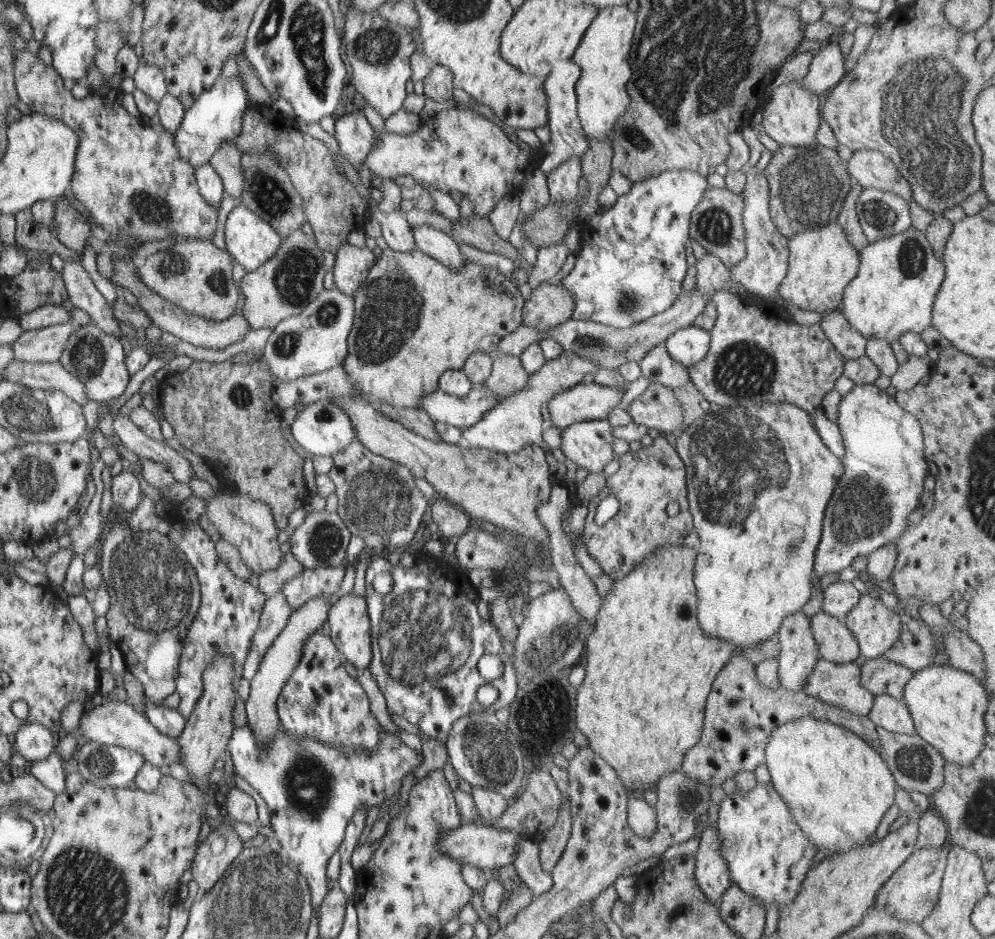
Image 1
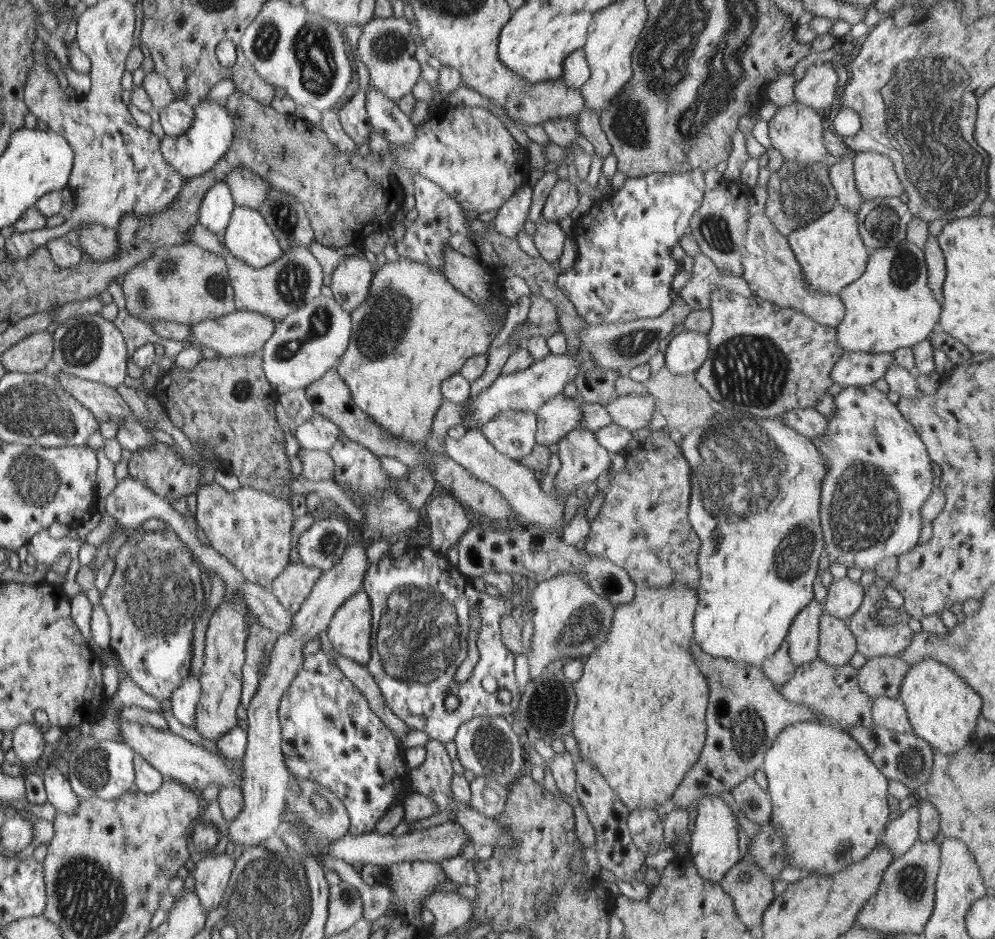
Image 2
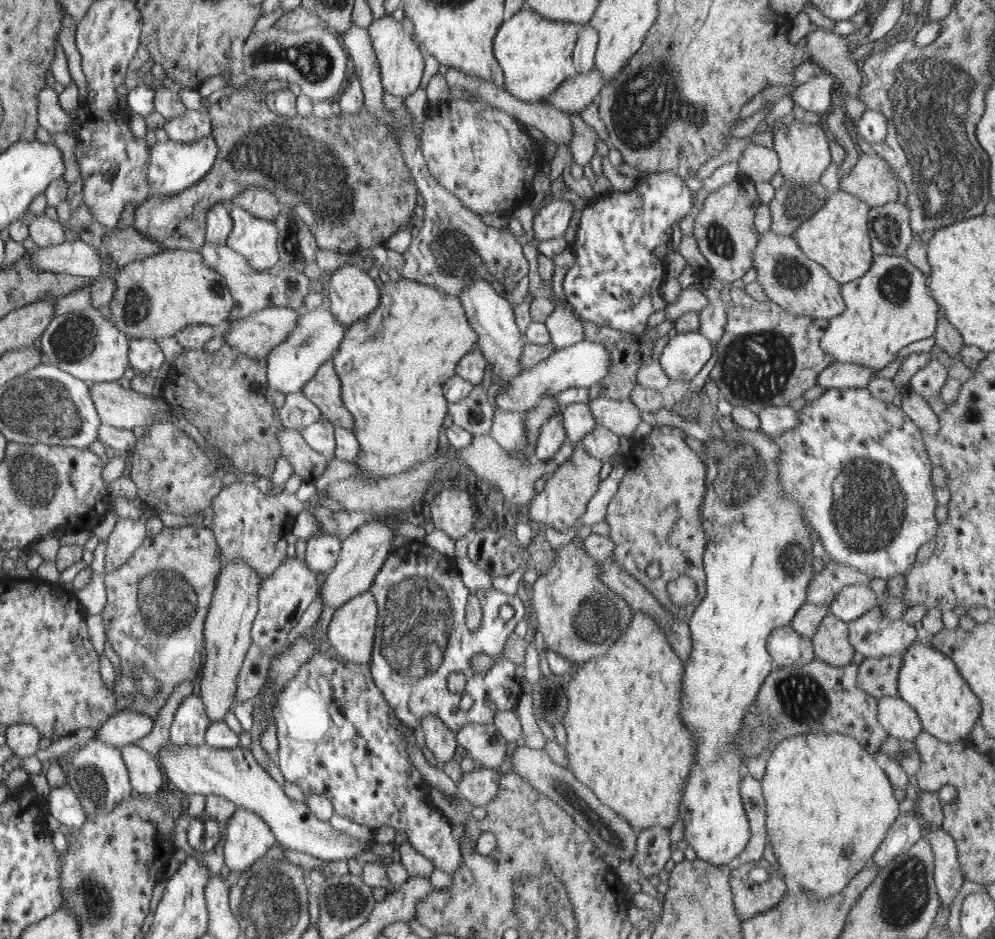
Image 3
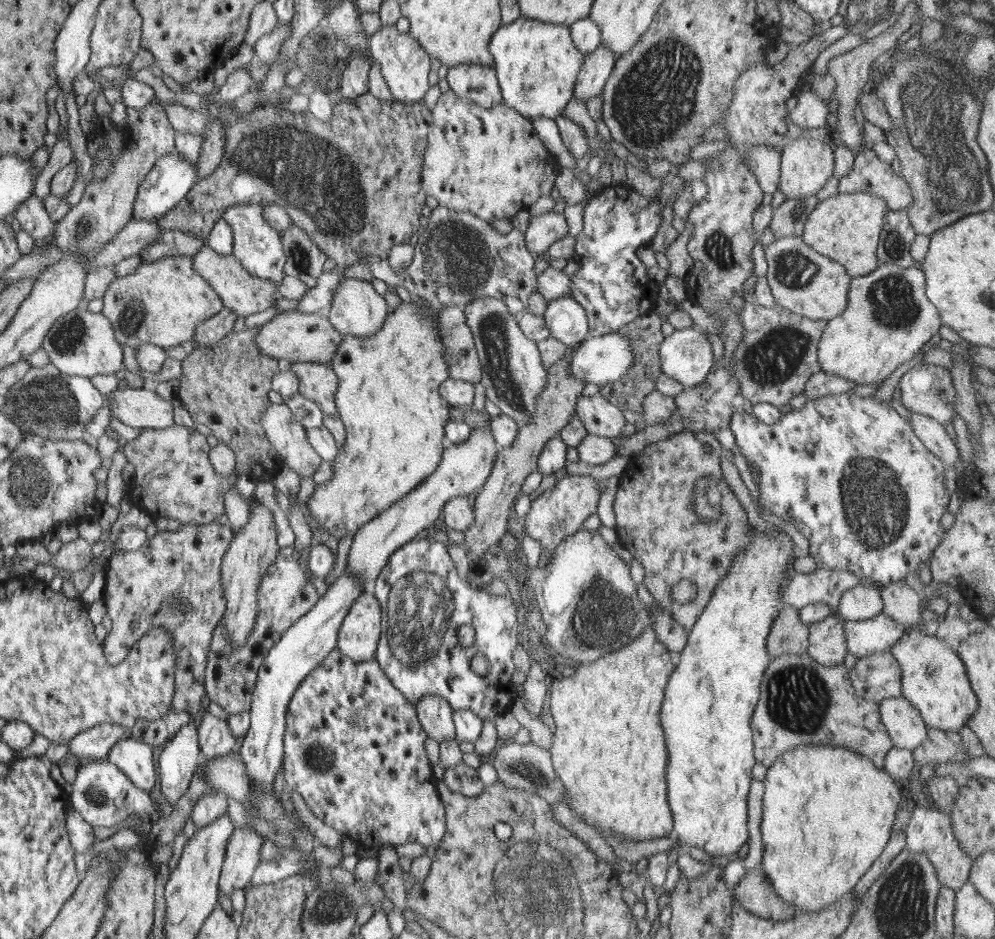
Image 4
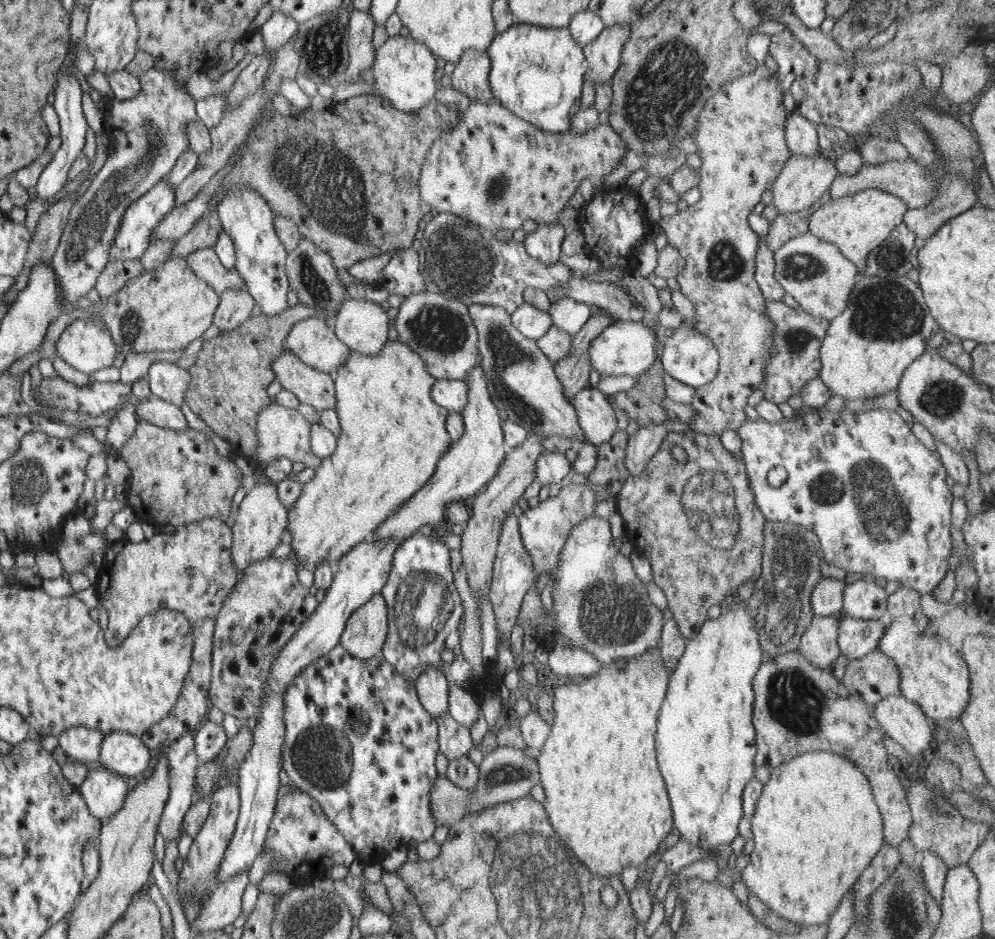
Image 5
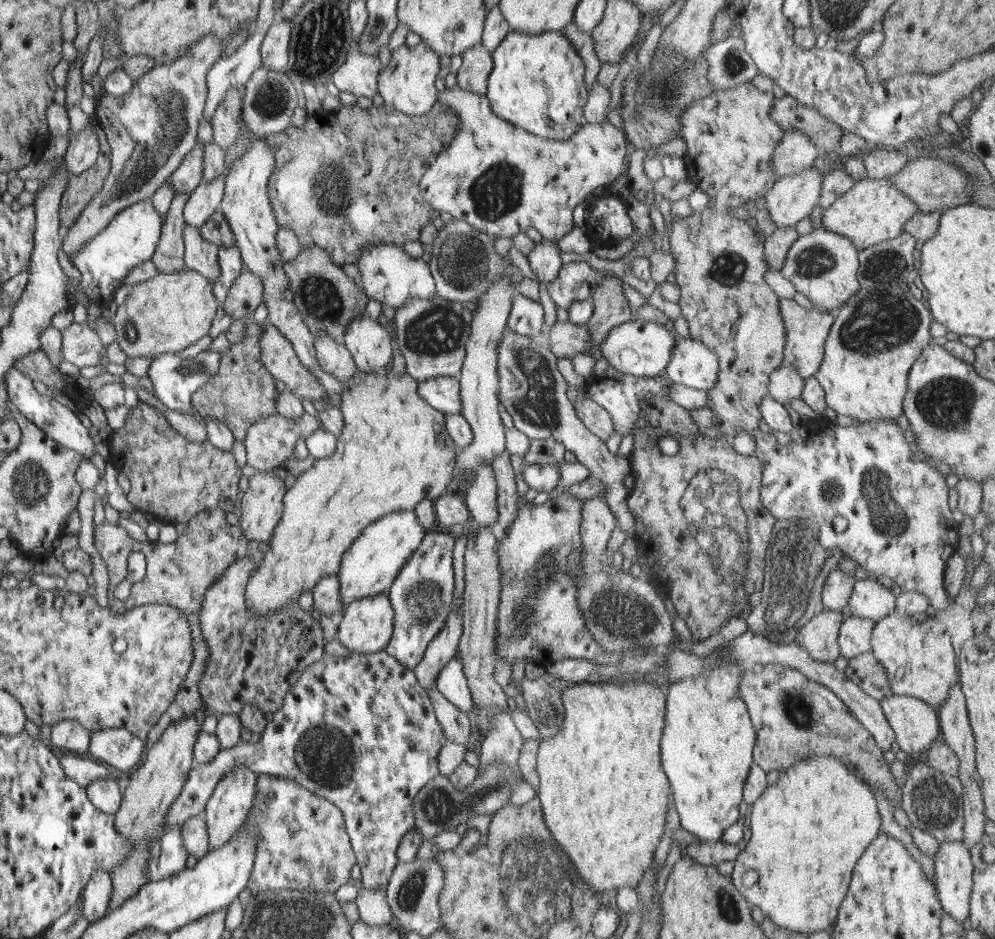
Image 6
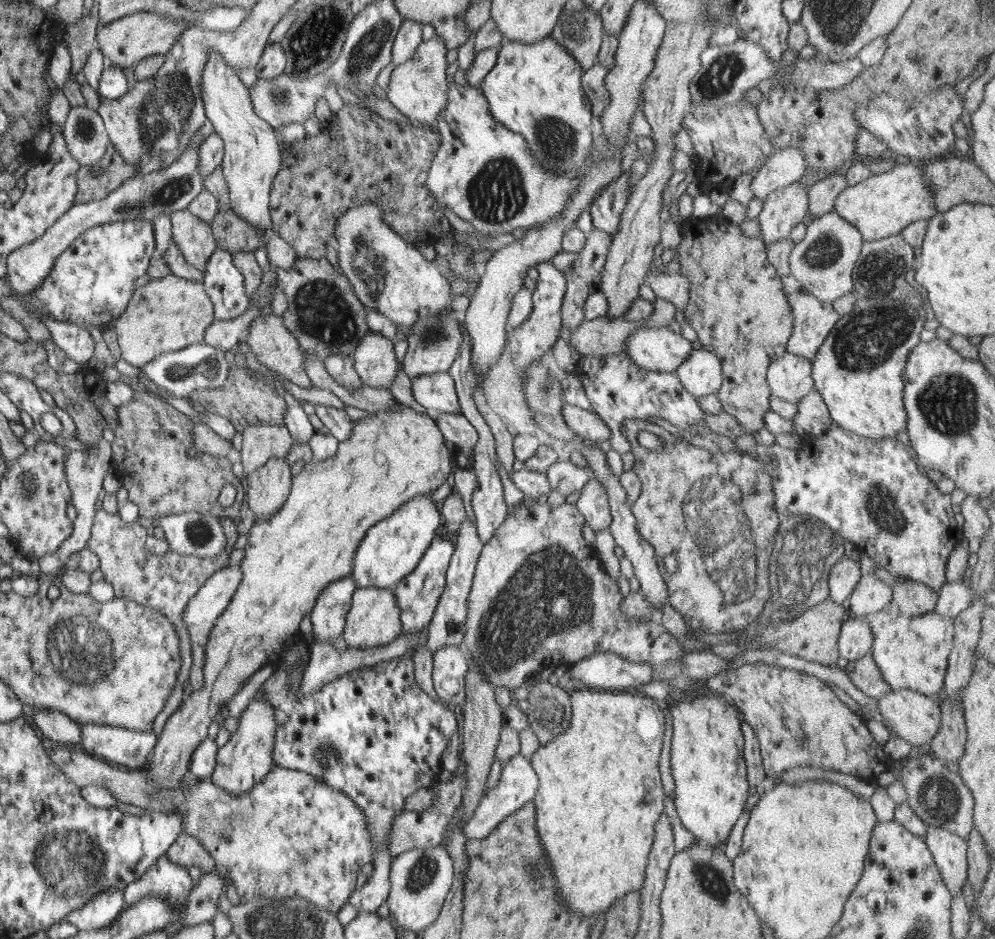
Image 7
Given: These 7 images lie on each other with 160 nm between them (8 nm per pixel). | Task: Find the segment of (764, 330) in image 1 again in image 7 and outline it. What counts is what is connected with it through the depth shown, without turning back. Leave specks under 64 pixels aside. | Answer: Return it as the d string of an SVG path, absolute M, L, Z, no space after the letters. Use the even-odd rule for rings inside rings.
M801 288L788 294L786 299L793 315L786 352L812 362L817 348L840 316L831 303L822 303L811 293L801 291Z

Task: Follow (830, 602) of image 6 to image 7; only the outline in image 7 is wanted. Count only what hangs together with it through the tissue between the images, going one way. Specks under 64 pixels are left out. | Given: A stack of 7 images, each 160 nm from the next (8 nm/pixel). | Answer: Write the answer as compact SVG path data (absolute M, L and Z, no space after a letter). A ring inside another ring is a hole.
M844 555L833 564L828 572L828 598L837 604L846 604L853 587L860 579L862 564Z

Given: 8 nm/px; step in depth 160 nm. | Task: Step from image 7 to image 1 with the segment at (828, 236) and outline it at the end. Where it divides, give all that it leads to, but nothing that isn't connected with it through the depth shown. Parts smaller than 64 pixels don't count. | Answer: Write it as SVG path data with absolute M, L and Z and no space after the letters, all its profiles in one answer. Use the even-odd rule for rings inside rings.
M746 165L743 168L746 174L746 183L743 187L740 196L742 197L742 224L744 231L744 243L745 243L745 256L729 267L730 274L730 288L739 285L743 285L745 290L750 291L751 294L757 295L764 300L770 300L773 296L773 292L777 291L777 287L781 282L781 279L786 275L787 259L788 259L788 239L780 234L776 230L773 222L770 220L770 214L768 213L768 182L763 173L759 173L754 166ZM825 311L820 318L820 327L831 344L844 356L845 360L864 354L866 339L853 330L841 312Z

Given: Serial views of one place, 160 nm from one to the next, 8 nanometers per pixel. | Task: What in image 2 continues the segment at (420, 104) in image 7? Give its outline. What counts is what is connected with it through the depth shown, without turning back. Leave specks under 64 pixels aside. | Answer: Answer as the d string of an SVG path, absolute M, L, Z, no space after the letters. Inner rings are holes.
M373 17L362 26L362 34L358 38L357 56L367 68L369 85L393 102L411 93L413 86L420 81L420 66L413 57L415 49L413 33L408 22L397 21L393 17L387 19Z

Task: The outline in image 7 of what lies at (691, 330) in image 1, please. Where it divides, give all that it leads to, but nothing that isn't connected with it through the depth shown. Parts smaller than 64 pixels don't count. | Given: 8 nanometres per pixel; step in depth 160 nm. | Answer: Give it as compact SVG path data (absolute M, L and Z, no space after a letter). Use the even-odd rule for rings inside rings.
M693 346L690 355L674 370L677 380L694 397L716 394L722 372L720 360L712 353Z

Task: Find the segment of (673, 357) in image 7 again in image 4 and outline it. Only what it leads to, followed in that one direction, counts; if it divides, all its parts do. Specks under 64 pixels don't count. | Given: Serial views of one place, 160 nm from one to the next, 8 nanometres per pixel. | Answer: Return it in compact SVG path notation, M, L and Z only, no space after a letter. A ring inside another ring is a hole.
M616 332L587 336L575 346L570 356L570 373L584 384L603 386L619 380L632 365L633 351L624 335Z

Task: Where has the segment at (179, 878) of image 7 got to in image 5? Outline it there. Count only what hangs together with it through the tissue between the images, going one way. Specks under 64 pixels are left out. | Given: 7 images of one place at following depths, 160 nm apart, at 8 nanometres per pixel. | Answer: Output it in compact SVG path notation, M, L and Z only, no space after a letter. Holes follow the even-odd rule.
M193 733L180 736L178 739L175 739L173 743L169 744L166 749L166 757L169 767L170 794L166 800L166 806L163 807L157 832L162 836L164 842L170 842L170 840L174 840L174 838L179 839L182 819L185 818L186 811L189 810L190 804L193 802L199 761L197 753L194 752Z

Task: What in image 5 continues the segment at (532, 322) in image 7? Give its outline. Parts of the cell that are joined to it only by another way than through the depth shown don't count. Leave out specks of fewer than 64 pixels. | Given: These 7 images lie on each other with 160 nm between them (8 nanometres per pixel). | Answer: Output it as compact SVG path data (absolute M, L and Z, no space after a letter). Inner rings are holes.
M560 224L539 225L533 233L525 234L522 245L531 258L541 264L555 264L565 236Z

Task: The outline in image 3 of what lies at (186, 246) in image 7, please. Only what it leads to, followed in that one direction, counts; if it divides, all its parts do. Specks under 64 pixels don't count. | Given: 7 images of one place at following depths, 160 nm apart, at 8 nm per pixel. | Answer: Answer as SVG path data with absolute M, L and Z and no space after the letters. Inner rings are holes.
M204 242L199 248L199 253L202 255L202 260L223 277L233 296L236 308L230 310L227 321L241 320L271 307L289 307L301 311L302 300L309 294L309 288L313 285L313 281L298 269L291 268L289 264L282 264L281 261L266 271L253 270L240 254L233 252L226 244Z

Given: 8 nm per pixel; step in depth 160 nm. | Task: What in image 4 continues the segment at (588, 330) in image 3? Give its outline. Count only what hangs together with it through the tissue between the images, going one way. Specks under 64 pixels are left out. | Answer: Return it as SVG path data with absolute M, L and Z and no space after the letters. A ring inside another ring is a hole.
M651 310L646 315L641 315L637 320L629 324L623 324L621 328L615 331L619 335L624 335L629 339L634 356L633 362L629 370L619 380L600 386L599 394L621 410L630 410L642 415L643 397L655 388L655 379L661 373L658 355L658 343L662 337L659 335L661 323L661 317L657 312Z

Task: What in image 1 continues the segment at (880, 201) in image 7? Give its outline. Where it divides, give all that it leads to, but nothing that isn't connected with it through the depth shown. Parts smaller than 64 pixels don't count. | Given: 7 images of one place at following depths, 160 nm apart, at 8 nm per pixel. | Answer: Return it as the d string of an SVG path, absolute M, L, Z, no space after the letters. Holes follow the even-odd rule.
M839 223L823 225L815 231L791 235L788 239L786 275L777 292L788 303L801 310L818 313L833 311L841 304L843 289L857 274L860 256L847 240Z

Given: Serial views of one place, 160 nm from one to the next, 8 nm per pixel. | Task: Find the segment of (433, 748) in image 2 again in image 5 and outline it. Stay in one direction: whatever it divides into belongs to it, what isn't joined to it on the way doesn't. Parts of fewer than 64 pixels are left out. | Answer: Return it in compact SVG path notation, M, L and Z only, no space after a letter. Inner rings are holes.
M425 667L412 682L419 704L425 708L432 719L447 711L448 685L445 675L435 667Z

